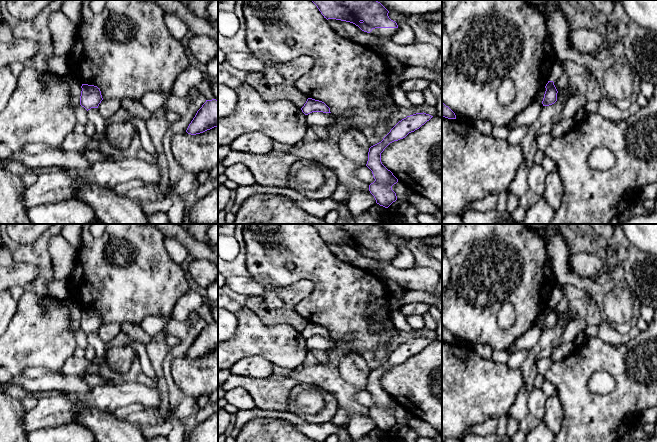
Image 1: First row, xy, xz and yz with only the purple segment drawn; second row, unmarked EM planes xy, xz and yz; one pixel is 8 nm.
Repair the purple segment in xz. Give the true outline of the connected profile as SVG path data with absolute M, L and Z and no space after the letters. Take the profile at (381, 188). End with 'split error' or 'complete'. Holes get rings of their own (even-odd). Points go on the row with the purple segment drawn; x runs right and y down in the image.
M416 113L399 121L383 140L369 148L366 166L372 171L375 181L369 185L369 191L376 203L388 208L397 200L392 186L398 182L393 173L381 162L381 153L392 142L405 138L429 121L433 116L426 113Z; complete

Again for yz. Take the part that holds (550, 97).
M548 81L545 88L546 88L546 91L544 94L542 104L543 104L543 106L549 106L549 105L554 104L557 101L558 91L557 91L553 81Z; complete

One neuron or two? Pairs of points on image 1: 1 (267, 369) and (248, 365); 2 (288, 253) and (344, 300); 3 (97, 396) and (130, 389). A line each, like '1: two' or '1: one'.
1: one
2: one
3: one

